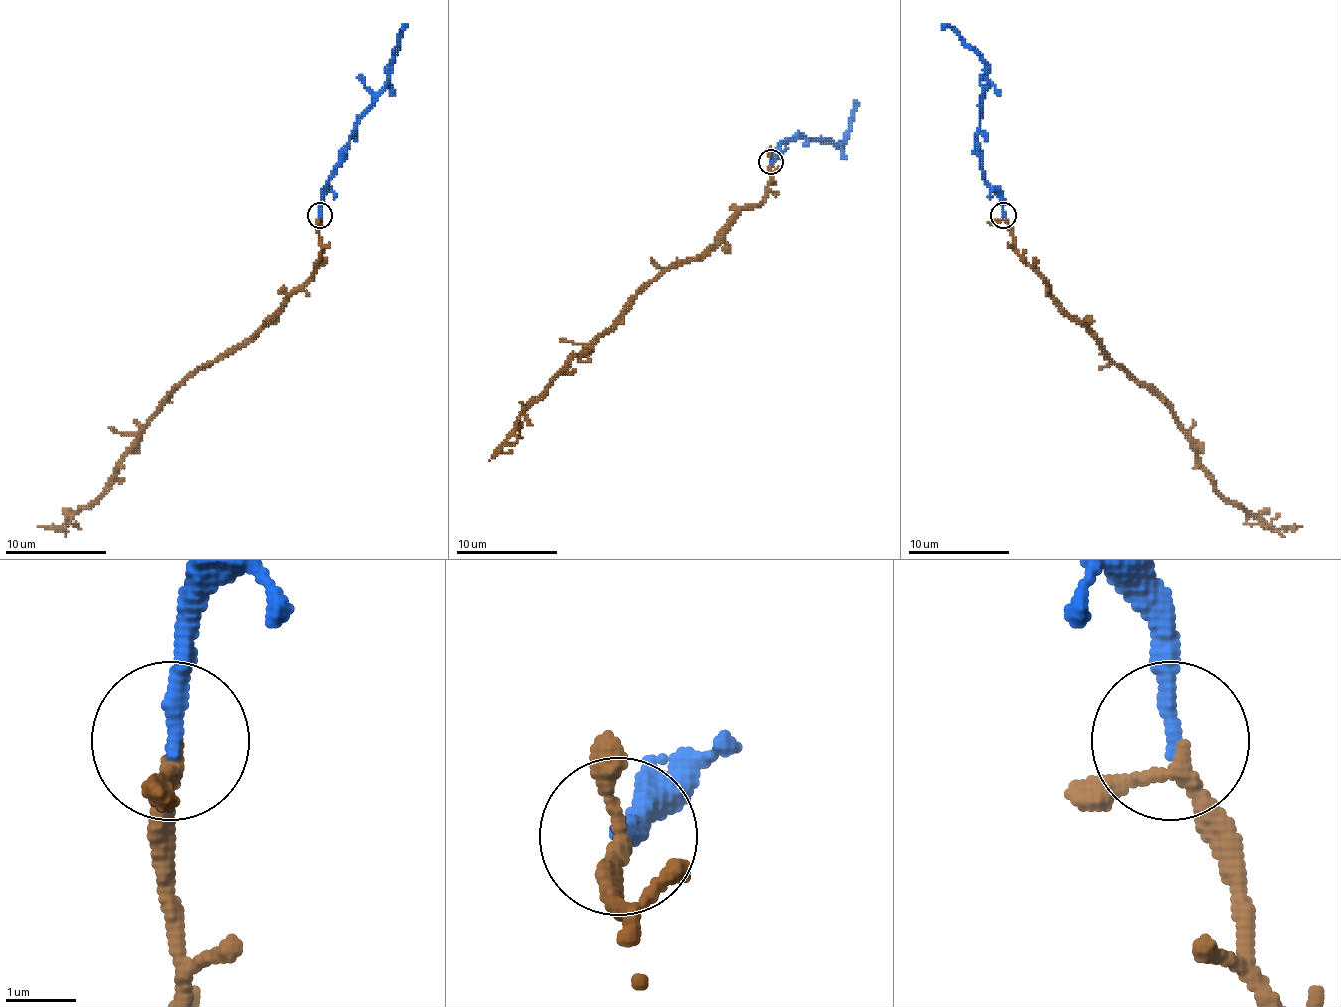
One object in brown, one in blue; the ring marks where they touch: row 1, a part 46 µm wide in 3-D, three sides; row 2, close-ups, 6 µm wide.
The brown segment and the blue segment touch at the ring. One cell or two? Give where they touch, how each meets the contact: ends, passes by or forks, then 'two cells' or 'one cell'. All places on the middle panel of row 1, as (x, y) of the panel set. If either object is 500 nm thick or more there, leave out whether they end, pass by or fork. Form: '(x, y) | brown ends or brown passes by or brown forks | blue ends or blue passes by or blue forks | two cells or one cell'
(771, 162) | brown passes by | blue ends | one cell

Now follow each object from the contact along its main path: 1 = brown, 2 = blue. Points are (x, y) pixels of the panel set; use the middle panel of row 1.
1: (773, 164), (768, 194), (758, 204), (747, 204), (697, 257), (679, 260), (659, 273), (562, 369), (489, 460)
2: (770, 161), (783, 143), (798, 136), (826, 138), (836, 146), (846, 136), (856, 100)

